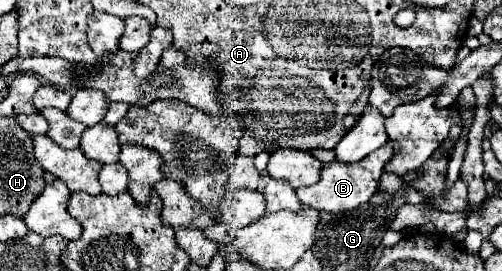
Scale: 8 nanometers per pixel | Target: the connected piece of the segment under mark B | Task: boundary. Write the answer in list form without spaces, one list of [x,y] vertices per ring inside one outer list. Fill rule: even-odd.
[[[386,143],[386,145],[382,145],[382,149],[376,149],[374,153],[370,153],[368,157],[364,157],[362,161],[358,161],[354,165],[342,165],[340,161],[326,163],[324,169],[322,169],[322,177],[316,185],[302,187],[302,189],[296,191],[298,199],[300,199],[302,205],[318,209],[318,211],[350,211],[350,209],[356,209],[362,203],[370,201],[370,197],[378,189],[382,169],[392,159],[392,155],[394,155],[392,143]]]

